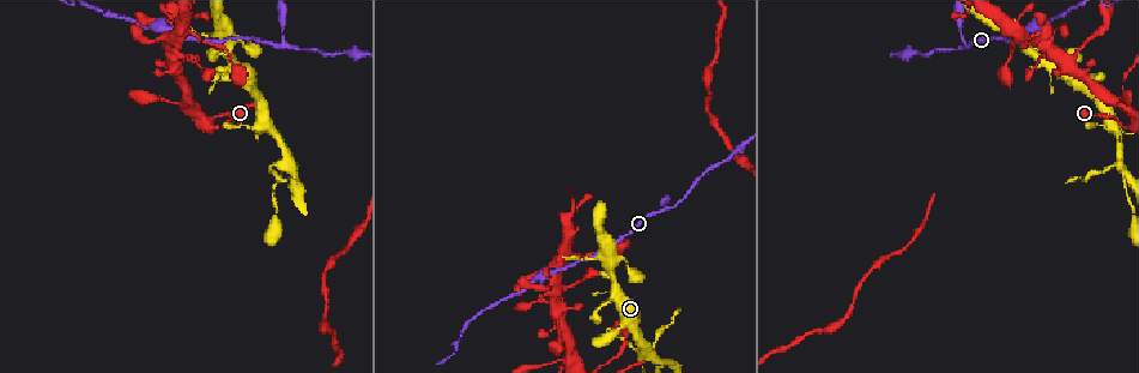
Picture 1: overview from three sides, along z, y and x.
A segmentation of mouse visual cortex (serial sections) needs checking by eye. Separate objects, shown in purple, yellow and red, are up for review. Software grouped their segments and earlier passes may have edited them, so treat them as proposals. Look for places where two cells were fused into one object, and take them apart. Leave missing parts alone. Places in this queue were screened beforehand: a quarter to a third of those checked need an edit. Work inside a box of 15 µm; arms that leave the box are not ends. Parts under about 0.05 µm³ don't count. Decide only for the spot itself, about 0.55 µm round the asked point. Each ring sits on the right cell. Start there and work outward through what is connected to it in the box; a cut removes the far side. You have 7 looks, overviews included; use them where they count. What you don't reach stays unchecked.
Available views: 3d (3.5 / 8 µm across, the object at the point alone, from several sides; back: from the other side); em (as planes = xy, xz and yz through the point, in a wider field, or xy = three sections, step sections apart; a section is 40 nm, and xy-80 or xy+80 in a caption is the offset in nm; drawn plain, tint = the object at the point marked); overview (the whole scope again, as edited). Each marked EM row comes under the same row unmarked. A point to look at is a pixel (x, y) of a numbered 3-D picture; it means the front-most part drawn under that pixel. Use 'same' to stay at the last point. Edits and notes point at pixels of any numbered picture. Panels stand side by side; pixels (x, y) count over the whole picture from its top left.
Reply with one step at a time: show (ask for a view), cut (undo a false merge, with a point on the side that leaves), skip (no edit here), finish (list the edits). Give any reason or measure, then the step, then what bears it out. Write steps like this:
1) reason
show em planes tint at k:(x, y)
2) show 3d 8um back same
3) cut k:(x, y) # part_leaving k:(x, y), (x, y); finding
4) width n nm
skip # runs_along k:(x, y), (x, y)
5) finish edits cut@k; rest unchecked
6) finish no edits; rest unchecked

thin arm on a thick one
show 3d 8um back at 1:(268, 125)

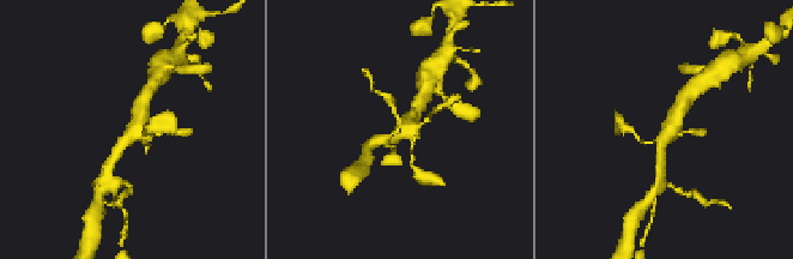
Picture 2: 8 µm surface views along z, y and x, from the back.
shape alone is not enough
show em xy step 5 tint at 2:(666, 134)

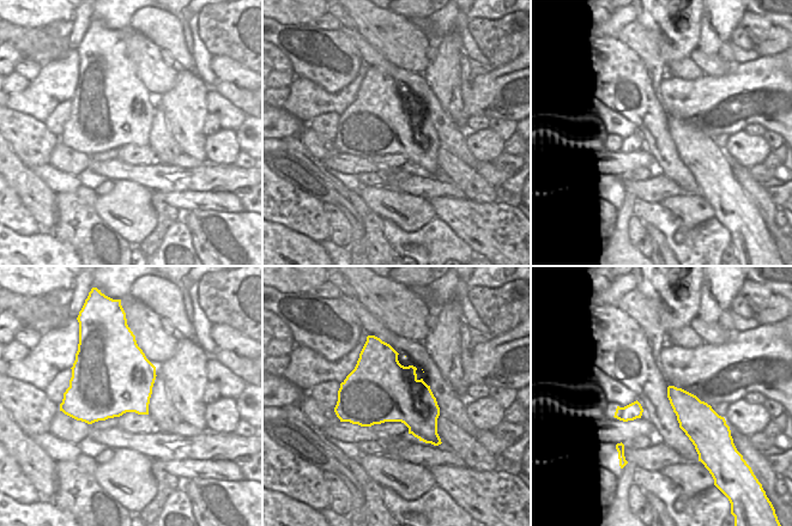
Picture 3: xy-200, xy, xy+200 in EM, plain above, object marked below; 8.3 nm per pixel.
skip # runs_along 2:(144, 97), (139, 127), (116, 154); continuous, no second cell

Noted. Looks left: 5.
four-way junction
show 3d 3.5um at 1:(1120, 106)

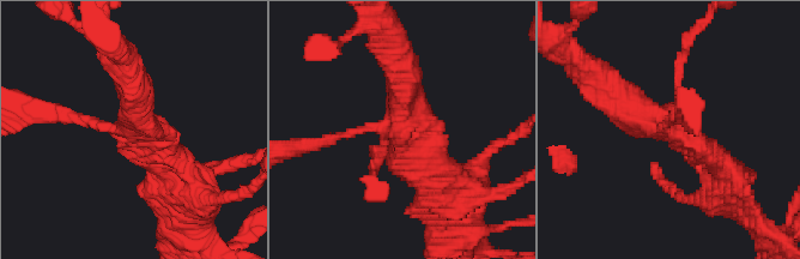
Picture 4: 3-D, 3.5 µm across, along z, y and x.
now the EM
show em xy step 2 tint at 4:(405, 132)

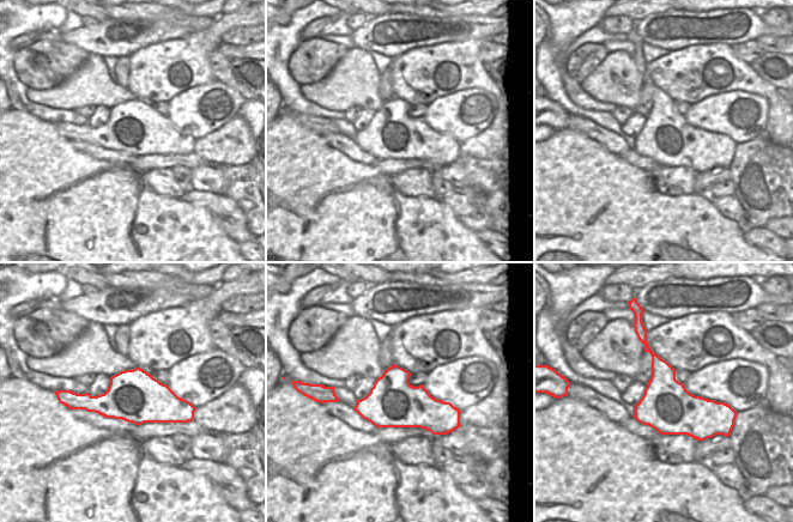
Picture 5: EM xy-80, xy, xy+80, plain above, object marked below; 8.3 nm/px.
skip # runs_along 4:(725, 167), (602, 83); one cell here

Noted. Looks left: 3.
abrupt turn
show 3d 3.5um at 1:(224, 55)

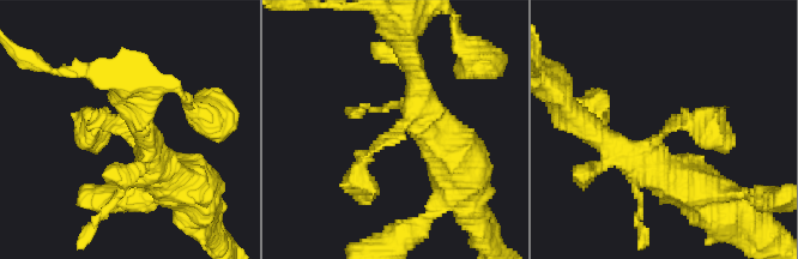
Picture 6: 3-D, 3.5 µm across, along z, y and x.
arm_widths 200, 500 nm; shape alone is not enough
show em xy step 2 tint at 6:(397, 130)

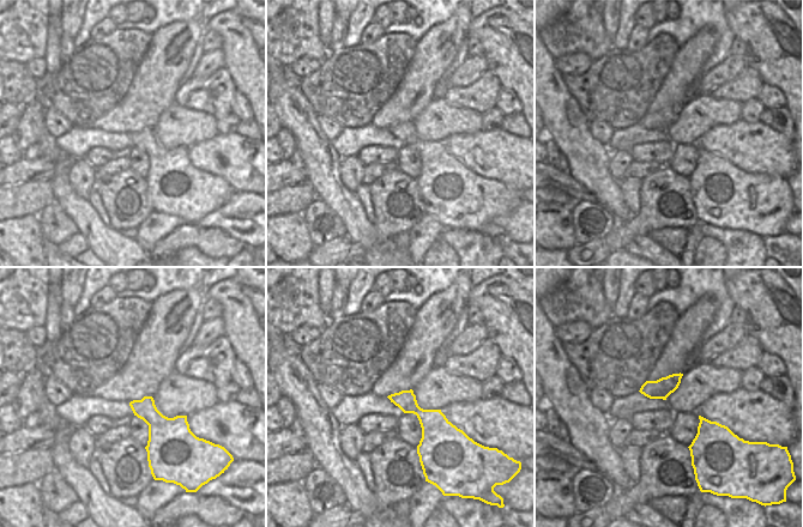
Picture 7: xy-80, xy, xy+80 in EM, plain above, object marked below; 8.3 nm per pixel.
skip # runs_along 6:(441, 142), (423, 110), (364, 157), (361, 187); one cell here

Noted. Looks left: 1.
finish no edits; rest unchecked

